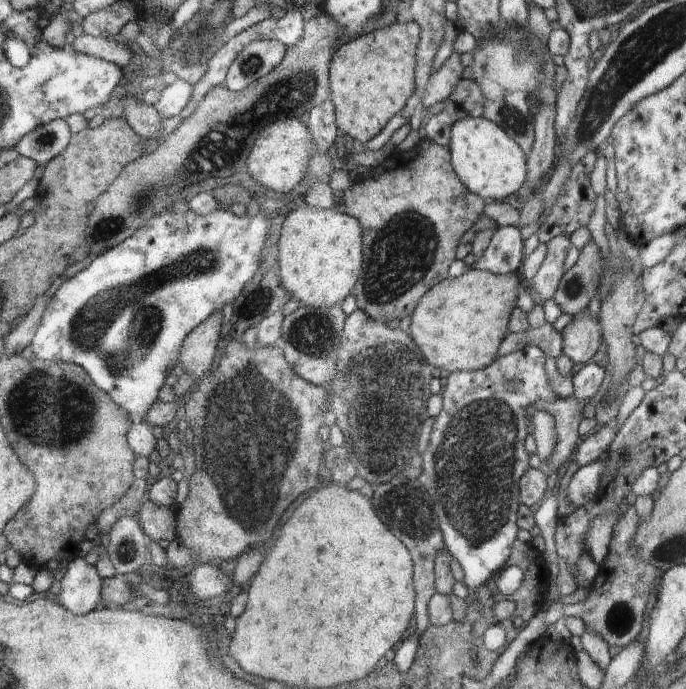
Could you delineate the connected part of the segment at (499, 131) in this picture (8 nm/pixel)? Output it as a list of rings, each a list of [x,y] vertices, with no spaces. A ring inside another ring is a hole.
[[[466,116],[452,126],[449,147],[452,149],[454,172],[470,192],[484,200],[504,200],[524,185],[528,157],[500,125],[484,117]]]

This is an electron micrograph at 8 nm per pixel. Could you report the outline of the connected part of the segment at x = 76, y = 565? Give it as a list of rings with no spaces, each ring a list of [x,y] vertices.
[[[85,558],[70,561],[69,569],[62,580],[59,602],[74,614],[88,614],[101,601],[102,582],[96,567]]]

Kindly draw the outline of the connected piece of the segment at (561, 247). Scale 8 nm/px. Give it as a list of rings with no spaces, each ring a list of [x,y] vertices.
[[[560,234],[547,242],[547,253],[542,266],[538,268],[536,276],[529,282],[528,289],[533,293],[537,301],[542,303],[556,294],[561,279],[565,274],[565,260],[569,256],[573,242],[570,236]]]

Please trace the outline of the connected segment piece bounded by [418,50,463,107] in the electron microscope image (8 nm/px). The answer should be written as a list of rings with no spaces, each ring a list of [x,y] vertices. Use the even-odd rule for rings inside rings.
[[[456,50],[450,54],[450,60],[446,60],[446,66],[435,70],[434,74],[430,76],[428,86],[424,86],[424,94],[418,98],[422,100],[425,107],[429,107],[436,102],[446,100],[449,94],[452,94],[456,84],[462,80],[463,66],[460,62],[460,55]]]

